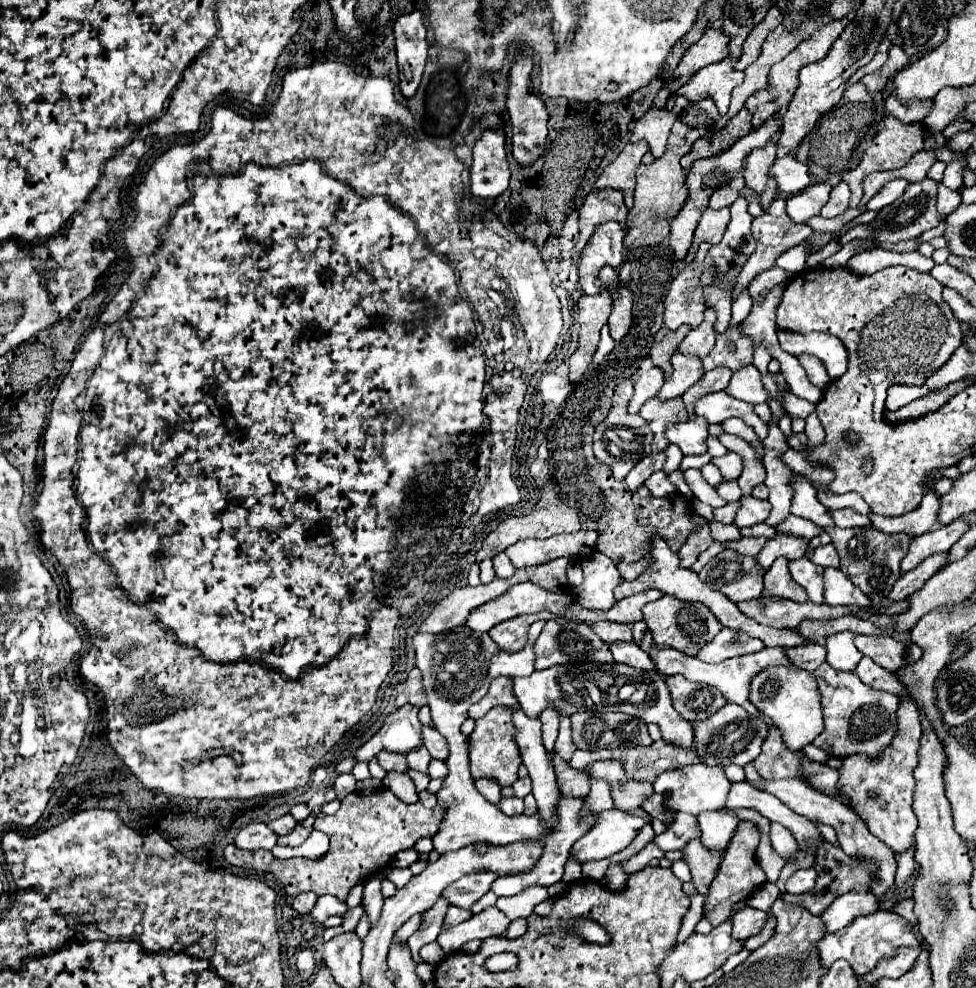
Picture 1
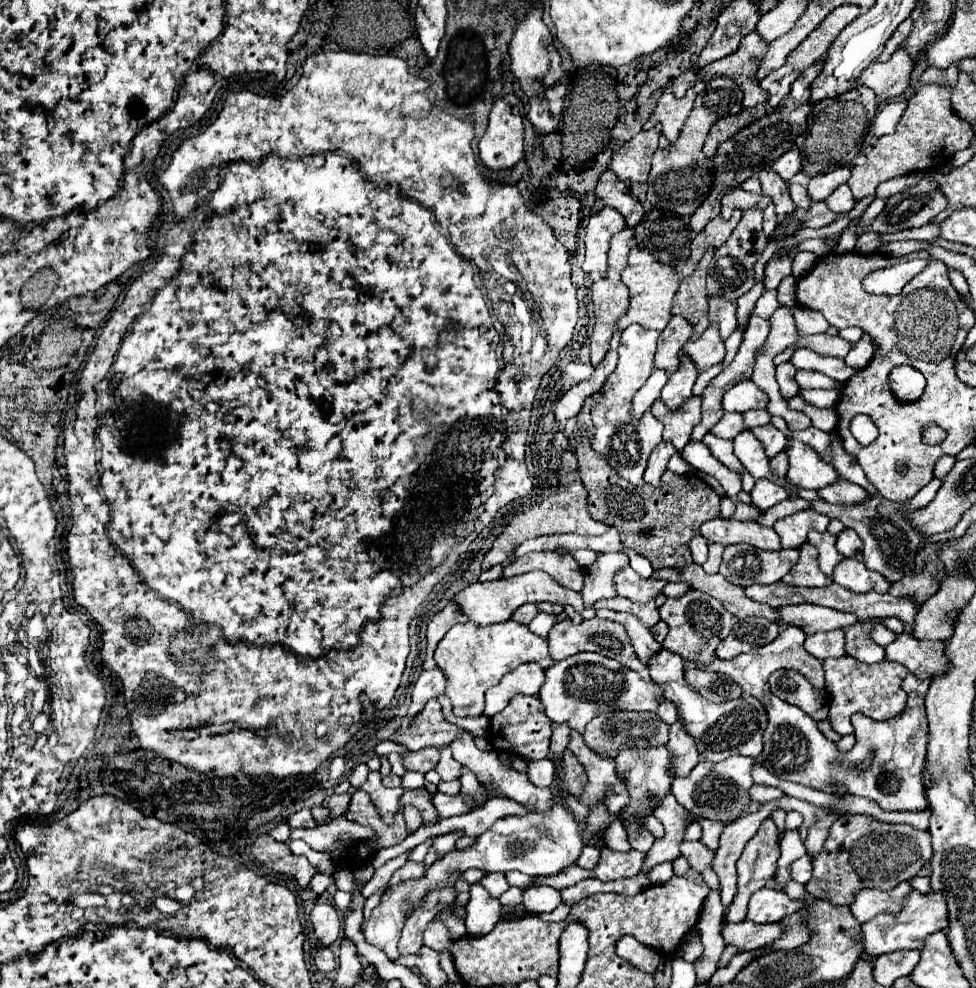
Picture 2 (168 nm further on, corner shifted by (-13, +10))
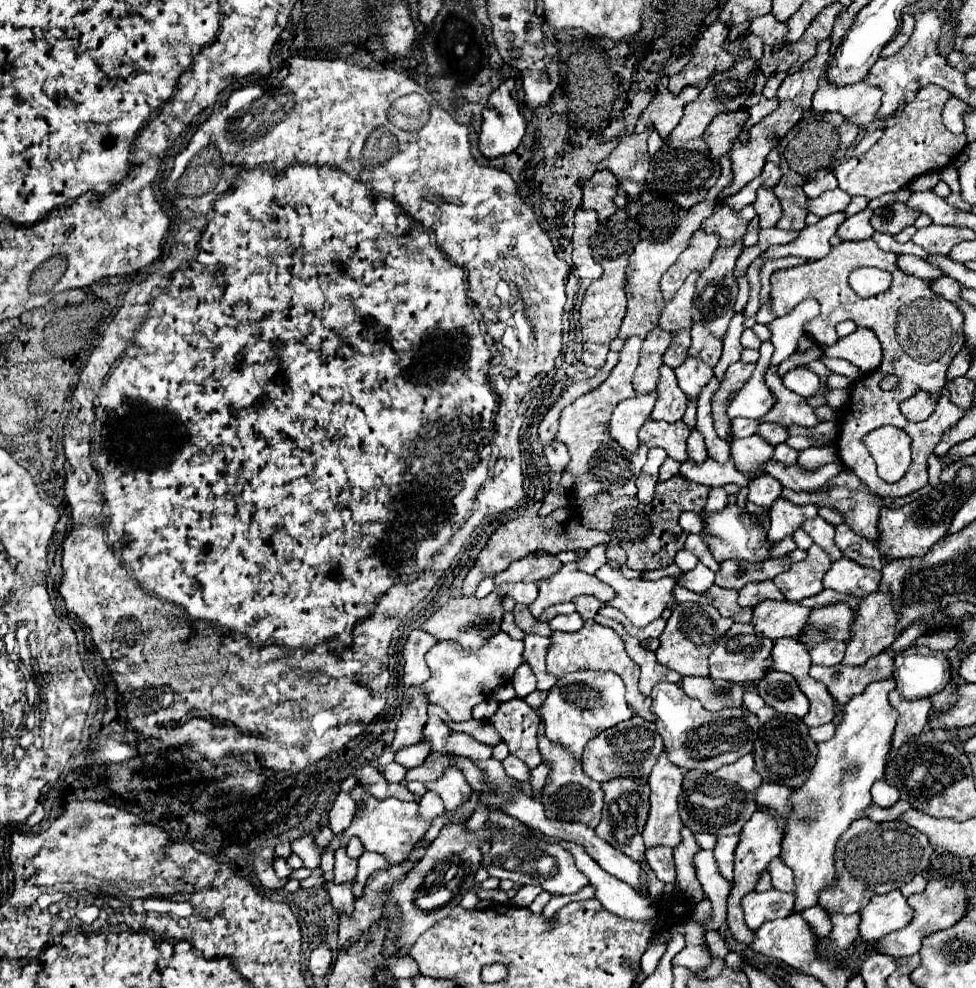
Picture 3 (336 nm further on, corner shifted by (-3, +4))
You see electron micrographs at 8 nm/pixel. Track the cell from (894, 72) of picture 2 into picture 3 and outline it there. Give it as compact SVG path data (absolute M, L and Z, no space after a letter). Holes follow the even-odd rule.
M866 81L840 89L832 85L820 85L814 93L812 107L814 113L840 113L848 123L864 127L874 121L876 111L880 107L880 99L882 91L878 87L868 85Z

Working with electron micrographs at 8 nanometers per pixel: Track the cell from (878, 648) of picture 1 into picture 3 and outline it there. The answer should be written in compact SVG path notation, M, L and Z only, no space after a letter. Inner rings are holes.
M912 647L894 661L896 691L904 699L922 699L940 693L952 679L946 653Z

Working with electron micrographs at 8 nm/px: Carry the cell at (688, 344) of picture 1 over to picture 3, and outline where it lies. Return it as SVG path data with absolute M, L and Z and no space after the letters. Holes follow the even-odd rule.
M688 357L684 361L684 365L674 369L674 373L676 373L680 389L692 401L698 401L698 395L700 395L702 387L706 387L708 381L712 379L712 369L704 361L700 361L698 357Z

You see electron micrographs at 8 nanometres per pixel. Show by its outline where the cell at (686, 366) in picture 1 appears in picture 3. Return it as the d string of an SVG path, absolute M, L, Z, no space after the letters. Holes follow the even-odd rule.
M666 365L660 367L660 379L658 379L658 399L656 407L652 411L652 419L664 419L668 423L676 423L684 417L684 409L688 403L688 397L680 393L678 381L674 377L674 371Z

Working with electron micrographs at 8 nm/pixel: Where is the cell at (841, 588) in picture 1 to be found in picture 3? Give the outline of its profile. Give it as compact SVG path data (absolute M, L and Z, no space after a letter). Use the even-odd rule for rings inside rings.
M842 557L840 561L834 561L830 571L824 575L824 587L844 595L864 597L878 589L880 579L882 579L880 571L872 567L856 565L856 561Z

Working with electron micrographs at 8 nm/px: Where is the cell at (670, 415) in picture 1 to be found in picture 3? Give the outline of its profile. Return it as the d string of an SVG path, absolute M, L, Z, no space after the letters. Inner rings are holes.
M648 419L640 429L640 441L646 447L662 447L668 453L668 457L680 463L688 459L688 449L686 449L688 435L690 429L688 425L684 425L684 421L666 423L666 421Z

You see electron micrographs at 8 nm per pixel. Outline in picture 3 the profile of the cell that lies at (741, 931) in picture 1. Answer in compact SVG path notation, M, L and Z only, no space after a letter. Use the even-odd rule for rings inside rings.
M770 889L770 891L764 891L764 893L750 891L742 899L742 909L744 909L746 925L750 929L754 929L754 931L764 921L788 917L792 913L792 907L794 907L792 893L782 893L782 891L776 891L776 889Z

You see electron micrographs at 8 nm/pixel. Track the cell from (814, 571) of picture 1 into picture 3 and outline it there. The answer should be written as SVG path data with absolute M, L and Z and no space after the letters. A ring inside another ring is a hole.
M814 517L812 521L804 521L802 529L814 539L816 545L820 545L832 557L832 561L838 561L842 557L842 551L834 543L834 525L830 525L822 517Z

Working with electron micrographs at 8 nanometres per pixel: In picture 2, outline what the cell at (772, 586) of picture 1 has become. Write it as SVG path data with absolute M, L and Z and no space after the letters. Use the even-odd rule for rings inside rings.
M804 543L798 551L798 563L782 577L782 581L794 587L828 587L832 579L818 569L818 551L810 543Z

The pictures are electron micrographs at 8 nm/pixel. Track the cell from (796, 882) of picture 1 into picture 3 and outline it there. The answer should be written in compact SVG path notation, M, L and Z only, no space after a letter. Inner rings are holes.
M778 857L770 861L768 873L770 873L770 877L772 877L774 889L786 891L786 893L792 893L792 891L794 891L794 873L792 873L792 869L788 869Z

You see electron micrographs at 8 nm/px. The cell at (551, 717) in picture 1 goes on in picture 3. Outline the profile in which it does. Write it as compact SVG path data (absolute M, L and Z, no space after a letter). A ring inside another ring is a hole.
M540 763L540 767L530 771L530 785L532 785L532 795L534 797L540 797L540 791L546 783L546 775L548 775L548 765L542 765L542 763Z

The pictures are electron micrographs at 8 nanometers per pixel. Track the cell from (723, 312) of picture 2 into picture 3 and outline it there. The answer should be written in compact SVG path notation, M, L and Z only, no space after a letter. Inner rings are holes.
M700 321L692 325L692 347L688 351L692 357L700 357L706 365L714 367L722 355L722 341L710 335Z

